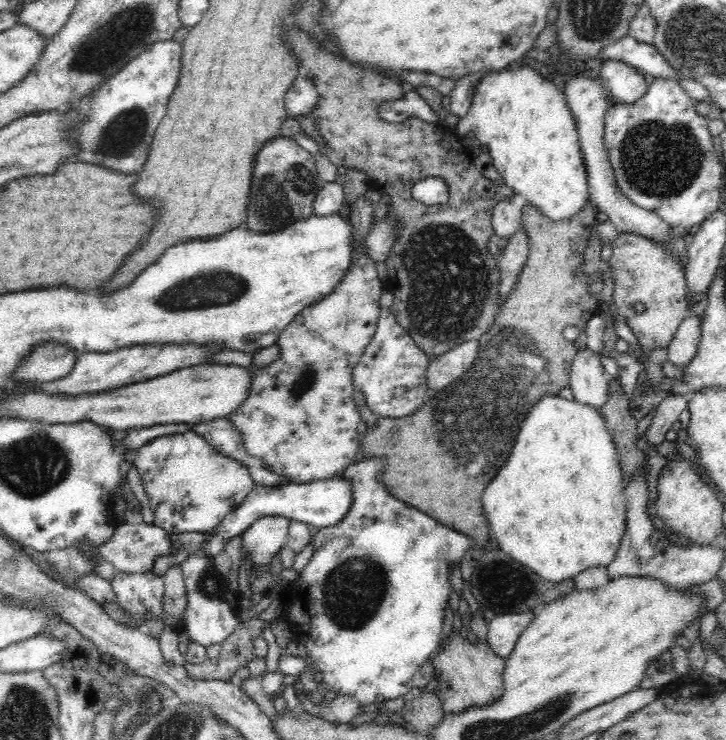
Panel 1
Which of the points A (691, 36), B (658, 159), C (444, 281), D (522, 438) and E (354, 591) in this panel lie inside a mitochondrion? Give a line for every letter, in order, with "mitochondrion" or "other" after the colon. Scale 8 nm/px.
A: mitochondrion
B: mitochondrion
C: mitochondrion
D: mitochondrion
E: mitochondrion

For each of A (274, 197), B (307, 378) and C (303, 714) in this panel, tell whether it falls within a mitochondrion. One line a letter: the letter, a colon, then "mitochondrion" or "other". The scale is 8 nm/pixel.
A: mitochondrion
B: mitochondrion
C: other

